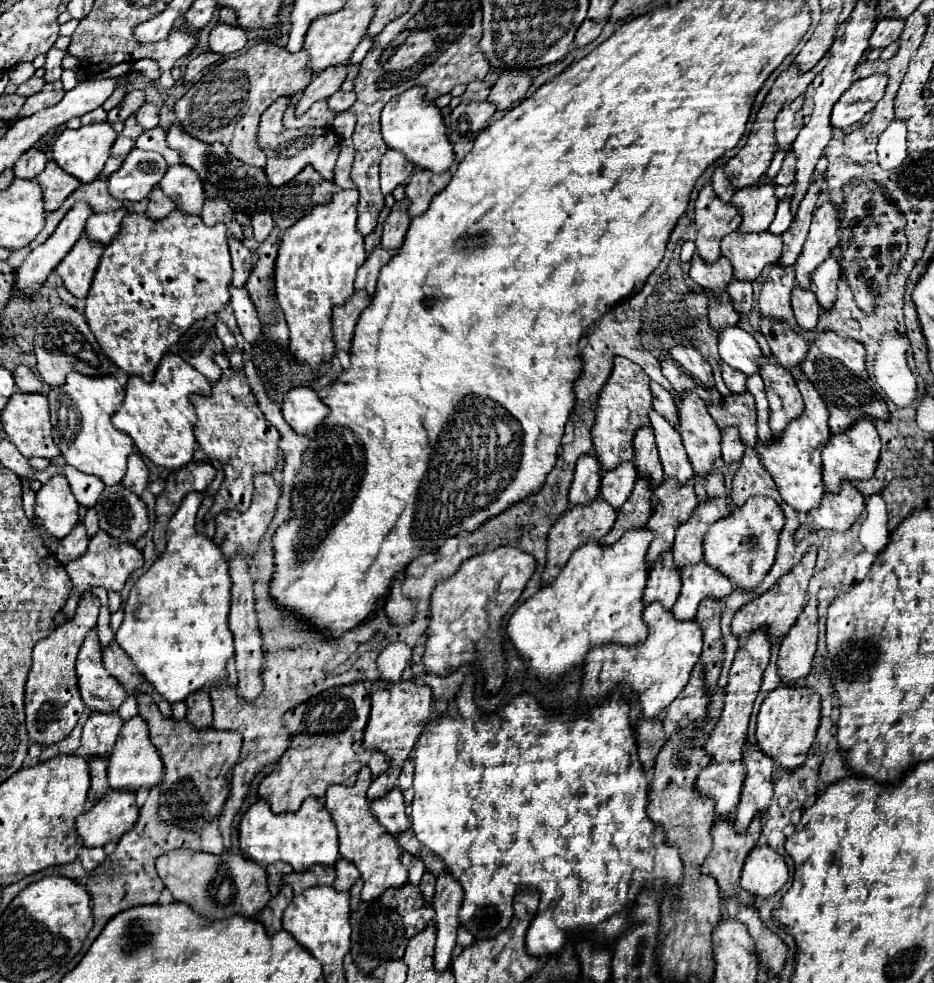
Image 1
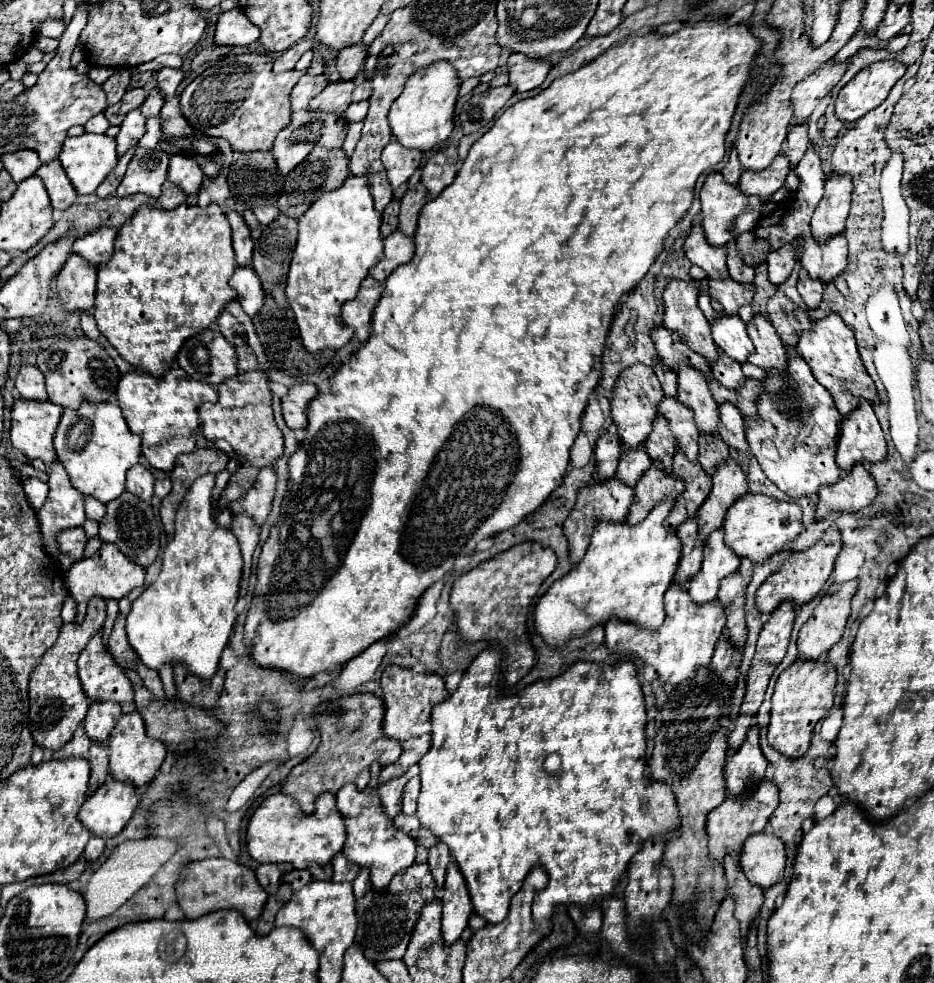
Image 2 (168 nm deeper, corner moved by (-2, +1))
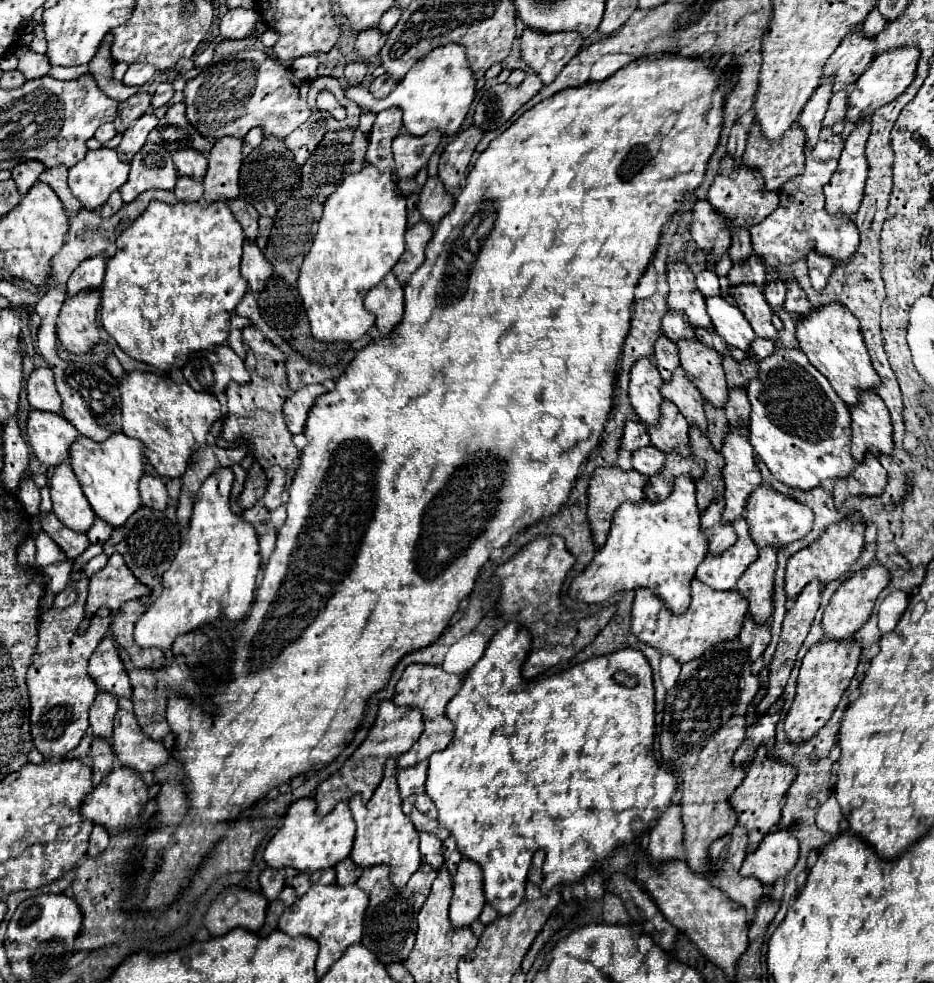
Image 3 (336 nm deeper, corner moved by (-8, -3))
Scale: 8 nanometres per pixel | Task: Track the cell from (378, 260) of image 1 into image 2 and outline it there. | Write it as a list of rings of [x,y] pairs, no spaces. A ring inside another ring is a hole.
[[[395,230],[391,236],[385,238],[385,256],[383,260],[373,266],[369,270],[369,276],[379,280],[379,282],[385,282],[387,276],[401,264],[407,264],[411,258],[413,258],[413,252],[415,252],[415,242],[413,238],[405,236],[403,232]]]

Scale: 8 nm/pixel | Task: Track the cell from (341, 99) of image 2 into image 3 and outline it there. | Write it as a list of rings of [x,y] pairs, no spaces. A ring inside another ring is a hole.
[[[351,62],[345,66],[345,84],[347,86],[357,86],[363,82],[367,74],[367,64],[365,62]]]

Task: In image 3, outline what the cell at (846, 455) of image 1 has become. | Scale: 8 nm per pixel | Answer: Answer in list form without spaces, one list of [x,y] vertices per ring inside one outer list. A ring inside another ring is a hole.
[[[863,392],[859,396],[859,404],[851,408],[851,456],[855,462],[861,462],[867,452],[877,454],[893,454],[893,440],[891,440],[891,418],[889,410],[877,392]]]

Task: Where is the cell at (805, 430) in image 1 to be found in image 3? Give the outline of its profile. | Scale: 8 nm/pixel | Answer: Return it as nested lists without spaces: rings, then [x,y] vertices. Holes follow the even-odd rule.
[[[777,348],[775,354],[759,362],[759,376],[747,386],[751,402],[749,420],[749,442],[759,458],[767,464],[771,474],[789,488],[813,490],[825,480],[845,478],[855,470],[855,462],[849,454],[851,430],[849,430],[849,408],[835,396],[835,390],[827,380],[807,364],[807,356],[801,350]]]

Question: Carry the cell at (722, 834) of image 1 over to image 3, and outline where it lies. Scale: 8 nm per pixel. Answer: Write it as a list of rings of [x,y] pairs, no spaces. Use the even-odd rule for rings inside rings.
[[[765,748],[757,750],[755,760],[752,760],[747,768],[745,780],[739,784],[737,792],[733,792],[729,798],[729,804],[737,816],[737,824],[743,826],[749,836],[747,852],[753,852],[757,848],[759,840],[767,832],[771,832],[771,828],[781,820],[781,800],[783,800],[787,788],[791,786],[793,778],[795,778],[795,770],[791,766],[781,764],[775,758],[769,758],[765,754]]]

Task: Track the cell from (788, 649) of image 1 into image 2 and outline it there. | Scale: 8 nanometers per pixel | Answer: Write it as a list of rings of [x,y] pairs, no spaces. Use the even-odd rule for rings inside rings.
[[[849,580],[849,582],[843,582],[843,584],[831,584],[829,592],[821,598],[819,606],[813,610],[811,618],[803,624],[803,628],[799,632],[799,640],[797,640],[799,658],[817,660],[821,654],[825,654],[833,644],[837,644],[841,640],[845,624],[851,616],[851,598],[855,596],[857,588],[859,588],[857,580]]]

